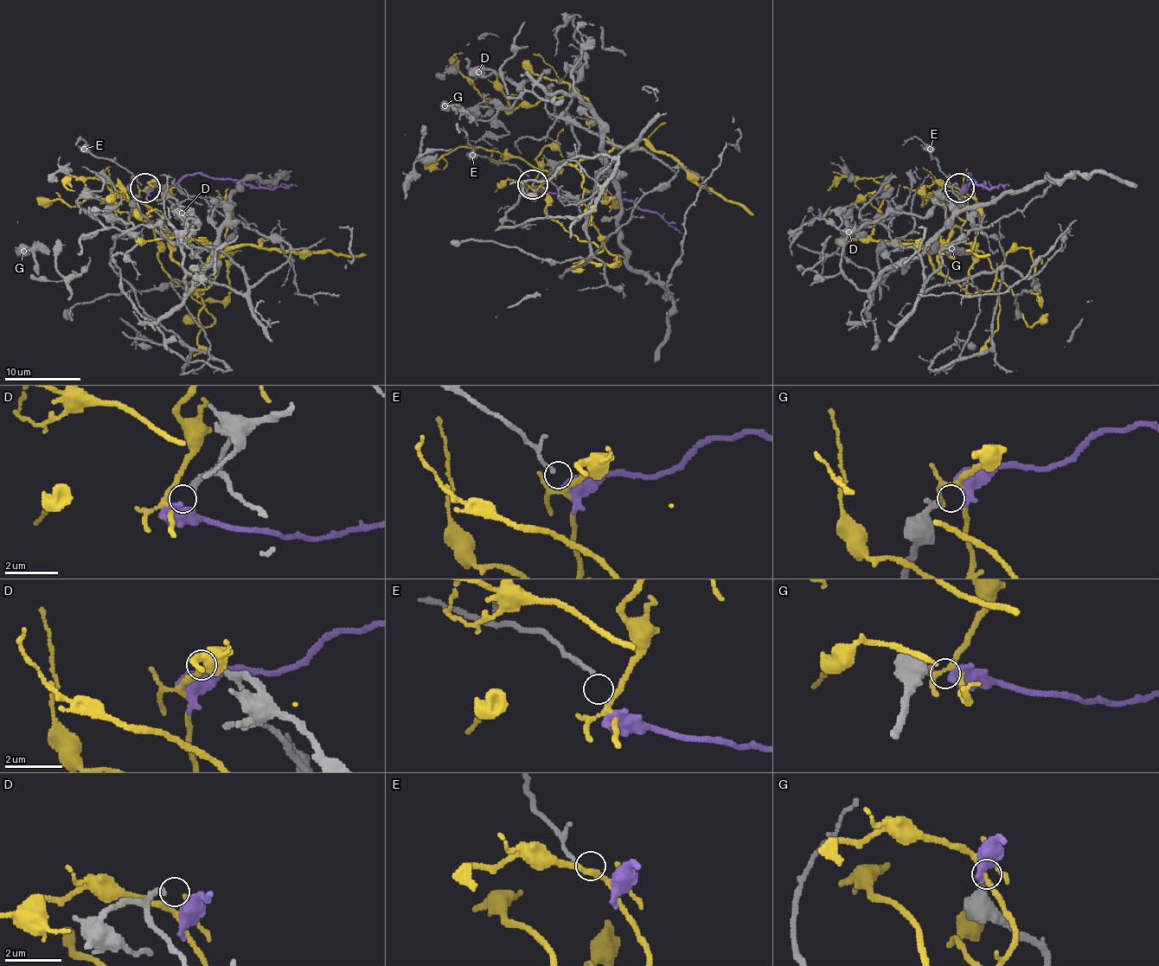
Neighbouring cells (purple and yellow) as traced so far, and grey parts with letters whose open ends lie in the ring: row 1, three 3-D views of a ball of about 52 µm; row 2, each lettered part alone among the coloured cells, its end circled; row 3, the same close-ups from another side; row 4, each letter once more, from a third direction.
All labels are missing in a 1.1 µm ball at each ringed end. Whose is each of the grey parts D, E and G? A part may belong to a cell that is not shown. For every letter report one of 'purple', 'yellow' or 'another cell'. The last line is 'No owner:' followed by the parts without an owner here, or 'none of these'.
D: another cell
E: another cell
G: purple
No owner: D, E

